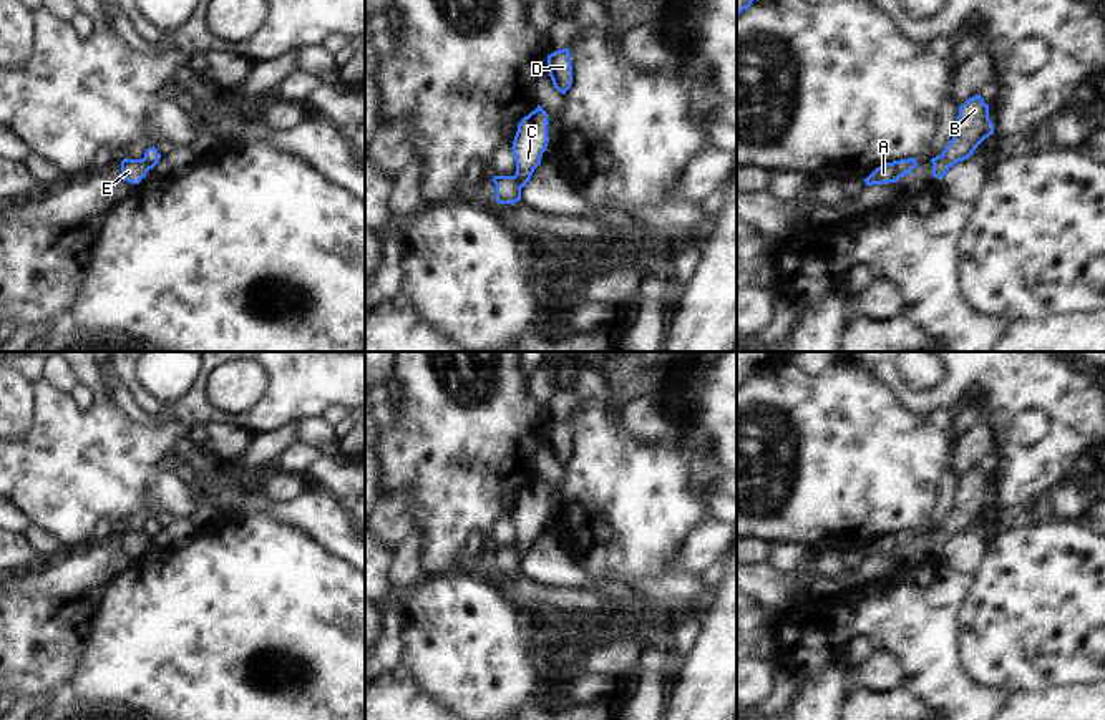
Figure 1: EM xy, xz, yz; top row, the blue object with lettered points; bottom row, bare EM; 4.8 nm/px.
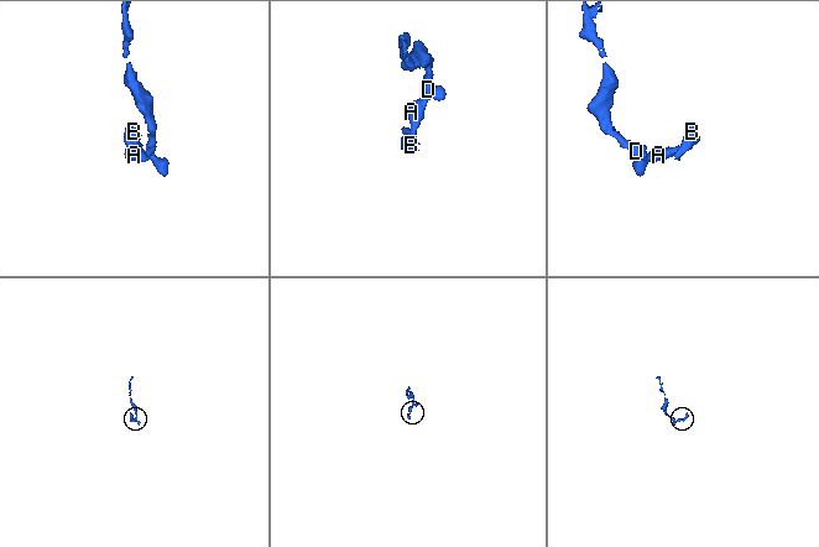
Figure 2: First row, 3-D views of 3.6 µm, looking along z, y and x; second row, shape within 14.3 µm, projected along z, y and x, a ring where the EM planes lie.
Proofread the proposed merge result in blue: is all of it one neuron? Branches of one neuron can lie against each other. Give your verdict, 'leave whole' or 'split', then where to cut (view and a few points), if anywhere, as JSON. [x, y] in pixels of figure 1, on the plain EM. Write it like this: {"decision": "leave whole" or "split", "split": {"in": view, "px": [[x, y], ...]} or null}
{"decision": "split", "split": {"in": "xz", "px": [[513, 548], [521, 558]]}}

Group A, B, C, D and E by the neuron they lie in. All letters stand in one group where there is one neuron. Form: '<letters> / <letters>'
A C D / B E

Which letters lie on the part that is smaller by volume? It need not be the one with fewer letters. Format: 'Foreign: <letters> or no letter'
Foreign: B, E

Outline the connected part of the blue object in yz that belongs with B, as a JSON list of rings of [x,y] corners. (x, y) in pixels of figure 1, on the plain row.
[[[976,466],[959,478],[954,508],[932,534],[932,549],[942,551],[956,534],[974,526],[976,519],[991,506],[994,506],[994,494],[989,491],[989,476],[982,473],[981,466]]]

